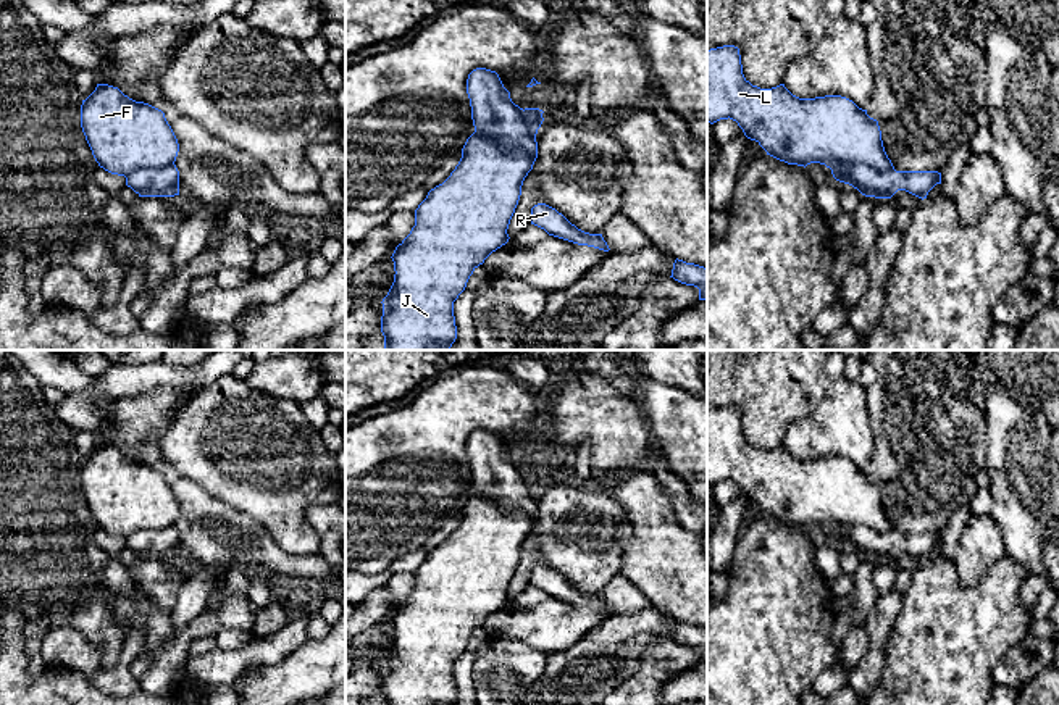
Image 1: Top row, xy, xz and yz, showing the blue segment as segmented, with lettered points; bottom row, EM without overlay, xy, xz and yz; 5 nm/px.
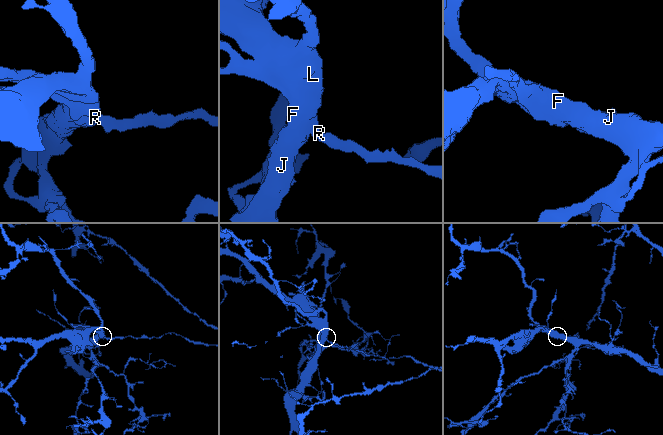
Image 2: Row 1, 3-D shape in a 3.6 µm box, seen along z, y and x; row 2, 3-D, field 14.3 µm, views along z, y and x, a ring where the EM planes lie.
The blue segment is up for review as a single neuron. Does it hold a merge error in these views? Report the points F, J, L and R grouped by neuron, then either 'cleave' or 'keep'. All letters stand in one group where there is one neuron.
F J L / R | cleave

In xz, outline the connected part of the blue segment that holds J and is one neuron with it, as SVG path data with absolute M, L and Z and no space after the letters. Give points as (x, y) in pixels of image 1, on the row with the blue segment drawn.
M473 132L462 158L450 176L434 189L415 210L415 226L392 253L394 282L383 298L381 332L384 350L450 350L457 339L454 302L465 290L473 271L509 242L509 224L521 195L521 186L533 169L533 158L525 148L504 147L496 140Z

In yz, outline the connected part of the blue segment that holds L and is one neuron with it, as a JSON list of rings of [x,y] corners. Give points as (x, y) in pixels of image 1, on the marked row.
[[[735,45],[707,50],[707,123],[714,124],[728,118],[736,121],[744,136],[756,140],[767,155],[788,165],[806,168],[810,163],[820,163],[831,169],[839,163],[852,163],[872,166],[877,171],[894,169],[885,152],[878,121],[870,118],[867,110],[859,108],[852,100],[841,95],[799,98],[785,84],[772,89],[752,86],[743,74],[739,48]]]

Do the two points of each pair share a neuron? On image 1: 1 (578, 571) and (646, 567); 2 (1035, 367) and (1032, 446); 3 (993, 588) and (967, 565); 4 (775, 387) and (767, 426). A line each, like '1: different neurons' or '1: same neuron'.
1: different neurons
2: different neurons
3: different neurons
4: same neuron

